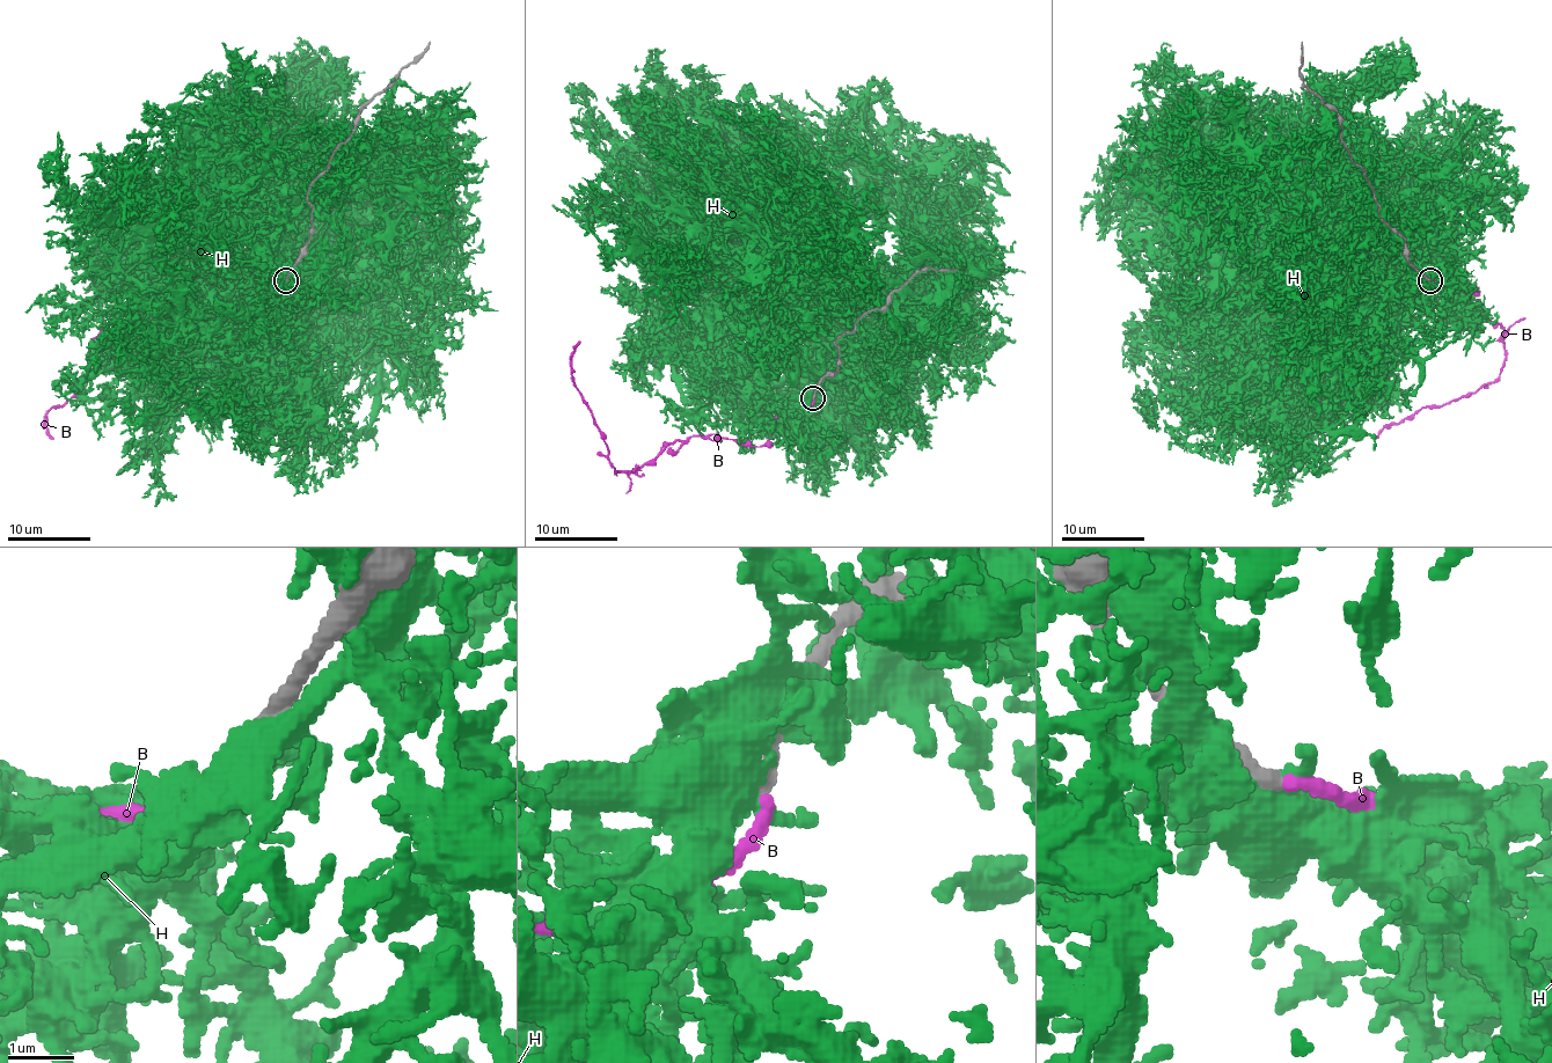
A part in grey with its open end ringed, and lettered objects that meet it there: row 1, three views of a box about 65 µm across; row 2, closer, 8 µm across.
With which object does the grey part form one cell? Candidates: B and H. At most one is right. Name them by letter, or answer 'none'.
none

